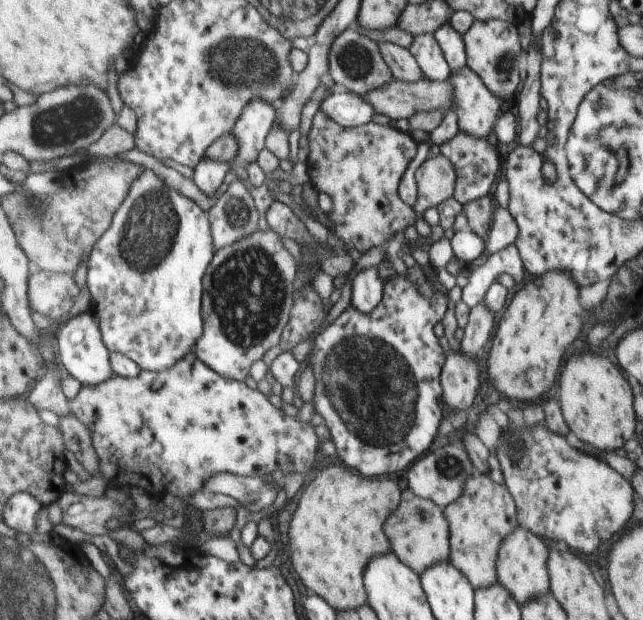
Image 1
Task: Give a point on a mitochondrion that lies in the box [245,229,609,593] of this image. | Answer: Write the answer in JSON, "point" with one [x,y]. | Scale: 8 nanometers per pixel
{"point":[370,387]}

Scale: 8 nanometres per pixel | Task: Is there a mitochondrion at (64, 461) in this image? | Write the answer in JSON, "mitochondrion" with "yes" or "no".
{"mitochondrion":"no"}

